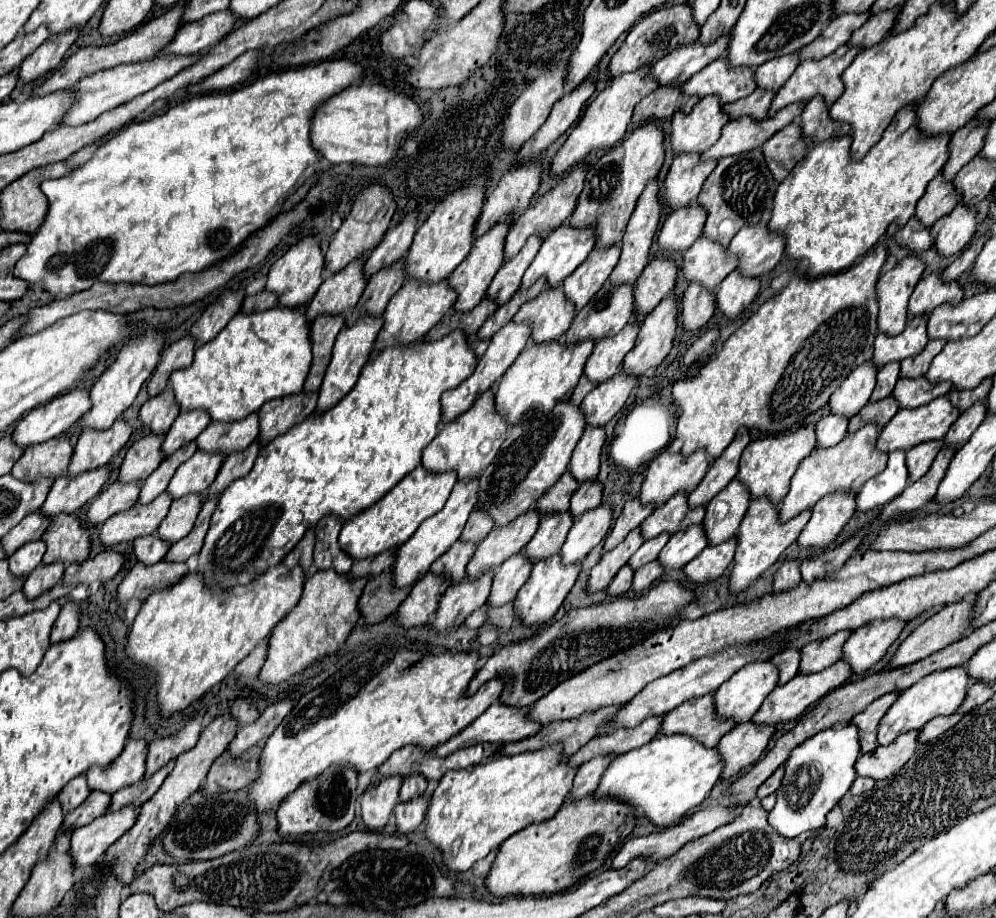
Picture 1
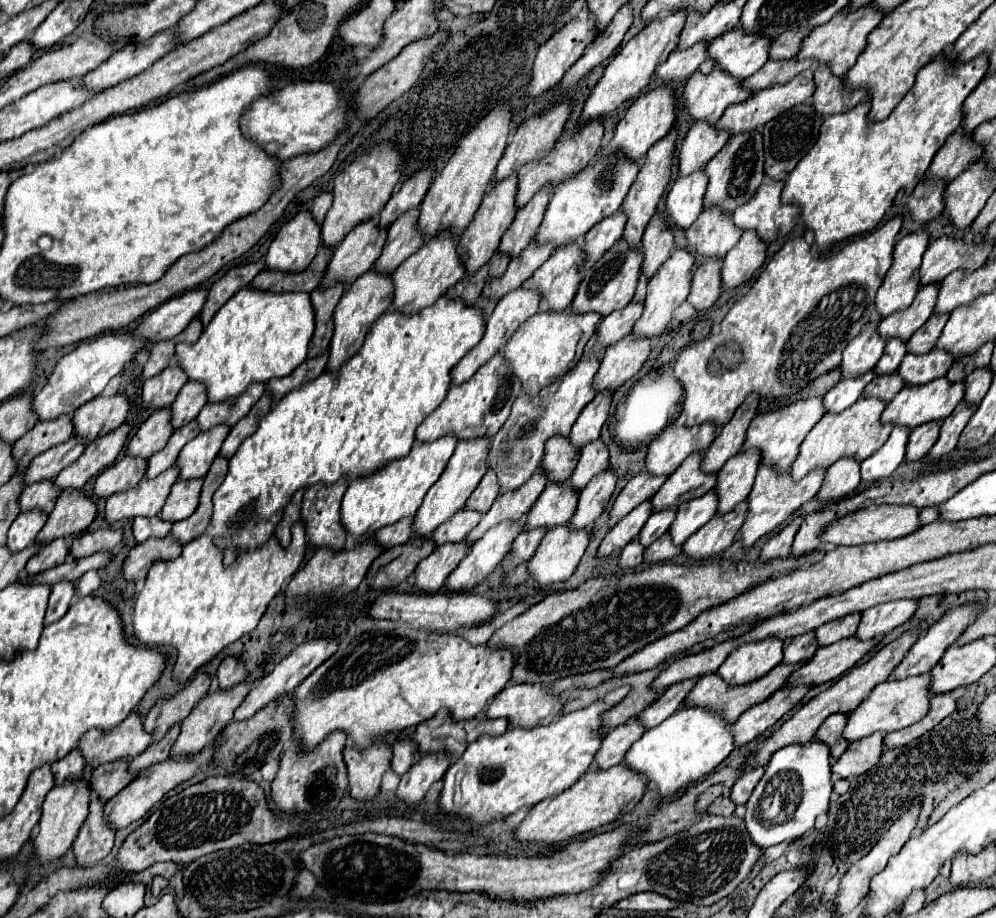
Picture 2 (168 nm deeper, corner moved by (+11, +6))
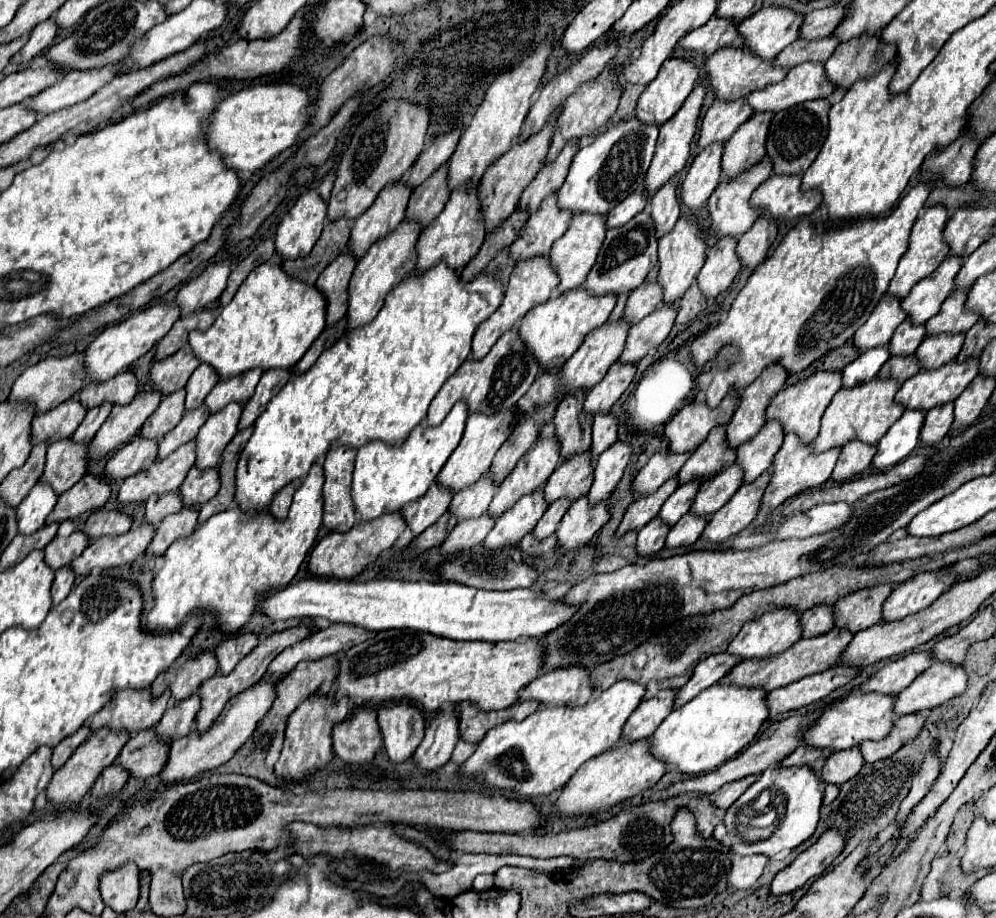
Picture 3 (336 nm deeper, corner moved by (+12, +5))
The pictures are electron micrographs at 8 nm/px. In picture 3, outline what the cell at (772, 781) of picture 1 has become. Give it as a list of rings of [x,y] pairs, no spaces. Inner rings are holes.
[[[749,775],[749,777],[745,777],[745,779],[727,783],[727,785],[723,785],[723,787],[719,789],[717,795],[713,793],[713,795],[709,795],[709,797],[711,797],[711,801],[713,801],[717,807],[727,809],[729,805],[735,803],[735,799],[737,799],[749,785],[753,785],[753,781],[757,781],[757,775]]]

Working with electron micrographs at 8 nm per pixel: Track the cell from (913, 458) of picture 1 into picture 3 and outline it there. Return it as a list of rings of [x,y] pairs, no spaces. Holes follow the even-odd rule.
[[[939,405],[937,409],[929,409],[921,431],[921,443],[923,445],[941,443],[949,435],[951,425],[953,425],[953,405]]]

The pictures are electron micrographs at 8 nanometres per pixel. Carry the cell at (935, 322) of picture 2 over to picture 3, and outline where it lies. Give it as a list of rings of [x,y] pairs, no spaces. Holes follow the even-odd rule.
[[[951,293],[941,311],[925,323],[927,335],[969,331],[969,327],[977,323],[977,317],[973,317],[973,313],[965,313],[965,297],[967,293]]]

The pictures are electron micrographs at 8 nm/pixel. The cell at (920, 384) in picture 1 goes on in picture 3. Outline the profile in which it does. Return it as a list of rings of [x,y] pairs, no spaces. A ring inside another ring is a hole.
[[[939,333],[935,337],[925,337],[915,355],[919,357],[923,369],[935,369],[957,357],[963,339],[965,333]]]

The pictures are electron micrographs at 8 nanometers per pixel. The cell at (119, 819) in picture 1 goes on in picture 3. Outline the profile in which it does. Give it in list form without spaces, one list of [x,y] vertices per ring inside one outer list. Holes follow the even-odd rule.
[[[257,681],[249,689],[231,697],[227,701],[223,713],[215,719],[215,723],[205,733],[197,733],[193,729],[189,735],[175,739],[171,743],[169,761],[167,761],[165,769],[161,771],[165,785],[177,783],[181,779],[191,779],[203,771],[209,771],[209,769],[215,769],[215,767],[227,763],[233,757],[233,753],[253,735],[253,731],[257,729],[257,723],[271,709],[271,705],[275,701],[275,687],[277,687],[277,681],[273,681],[273,685],[261,685],[261,681]]]

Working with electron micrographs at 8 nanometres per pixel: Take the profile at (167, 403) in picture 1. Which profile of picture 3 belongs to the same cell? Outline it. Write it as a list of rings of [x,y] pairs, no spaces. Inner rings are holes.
[[[185,345],[171,357],[153,361],[151,379],[155,383],[155,389],[159,389],[163,395],[183,389],[187,379],[191,377],[191,373],[197,369],[197,365],[199,365],[199,361],[197,361],[197,357],[193,357],[193,351],[189,349],[189,345]]]

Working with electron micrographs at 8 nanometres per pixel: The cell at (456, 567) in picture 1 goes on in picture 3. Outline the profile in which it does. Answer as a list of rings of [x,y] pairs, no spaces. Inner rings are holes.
[[[485,473],[485,477],[481,477],[481,481],[469,485],[469,489],[463,489],[461,493],[457,493],[451,501],[451,513],[457,515],[459,521],[469,519],[469,517],[481,517],[493,495],[495,495],[495,487],[497,483],[493,481],[491,473]]]

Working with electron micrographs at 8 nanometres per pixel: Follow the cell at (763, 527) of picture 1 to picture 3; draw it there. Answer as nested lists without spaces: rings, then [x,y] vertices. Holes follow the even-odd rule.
[[[787,433],[783,447],[775,455],[775,461],[773,461],[775,473],[771,477],[771,483],[765,489],[761,505],[763,507],[777,507],[785,499],[801,493],[805,489],[813,489],[813,487],[823,485],[831,477],[831,473],[833,473],[833,467],[837,463],[839,451],[841,449],[829,449],[825,453],[815,453],[811,445],[801,445],[801,441],[797,441],[797,433]]]

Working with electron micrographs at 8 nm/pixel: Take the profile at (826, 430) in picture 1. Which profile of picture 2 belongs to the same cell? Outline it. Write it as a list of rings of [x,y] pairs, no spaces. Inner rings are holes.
[[[868,372],[868,374],[864,374],[864,376],[860,376],[860,378],[854,378],[854,380],[840,380],[840,382],[824,396],[824,412],[826,412],[826,414],[838,414],[838,412],[842,412],[846,406],[852,406],[852,404],[860,398],[864,386],[866,386],[872,378],[874,378],[874,374]]]

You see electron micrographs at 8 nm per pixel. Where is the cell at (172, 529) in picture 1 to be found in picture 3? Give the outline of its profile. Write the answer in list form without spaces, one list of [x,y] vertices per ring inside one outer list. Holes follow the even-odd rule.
[[[189,469],[183,485],[179,487],[185,505],[203,505],[209,501],[221,487],[219,469]]]

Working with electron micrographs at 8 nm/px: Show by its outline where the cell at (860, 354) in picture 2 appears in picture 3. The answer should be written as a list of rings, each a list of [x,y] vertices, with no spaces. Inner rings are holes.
[[[885,293],[885,297],[877,303],[871,317],[861,325],[853,337],[855,347],[859,351],[873,349],[879,345],[887,345],[897,325],[905,319],[905,311],[901,309],[901,299]]]

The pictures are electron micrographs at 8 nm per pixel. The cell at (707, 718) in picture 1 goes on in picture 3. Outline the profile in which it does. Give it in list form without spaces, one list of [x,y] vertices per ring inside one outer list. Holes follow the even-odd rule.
[[[835,627],[813,639],[807,639],[807,637],[799,639],[789,649],[785,649],[785,653],[777,653],[777,657],[769,657],[769,659],[761,659],[761,661],[741,661],[735,669],[731,669],[727,679],[729,679],[729,683],[735,683],[735,685],[763,687],[765,691],[773,691],[783,685],[789,685],[793,681],[799,681],[805,675],[813,675],[813,673],[819,673],[819,671],[825,671],[825,669],[837,665],[841,661],[841,653],[845,651],[845,647],[849,645],[851,639],[853,639],[853,633],[849,629]]]

